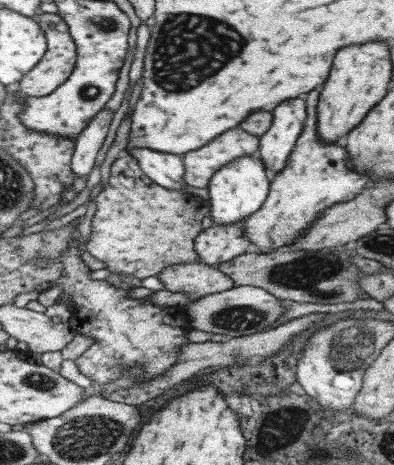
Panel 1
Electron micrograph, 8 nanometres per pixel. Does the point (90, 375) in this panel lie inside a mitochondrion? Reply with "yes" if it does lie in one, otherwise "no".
no

